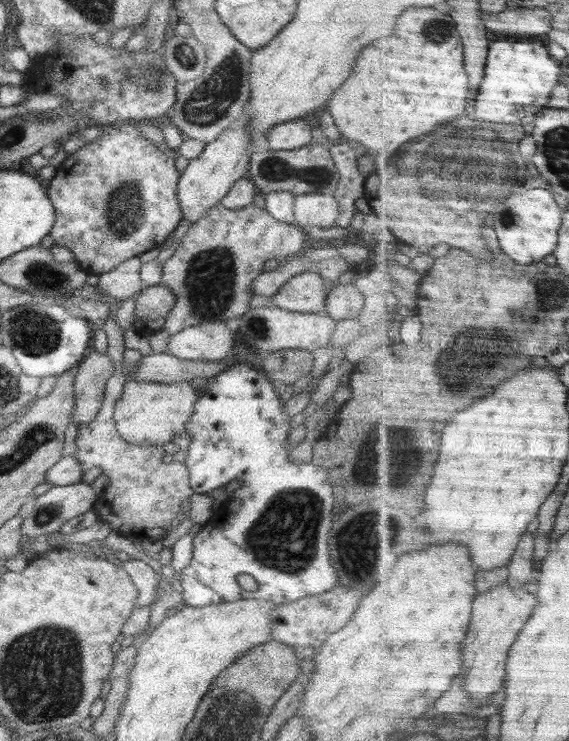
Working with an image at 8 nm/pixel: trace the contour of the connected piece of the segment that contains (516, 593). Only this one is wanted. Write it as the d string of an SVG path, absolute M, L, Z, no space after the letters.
M509 583L492 588L490 592L482 594L480 600L476 600L472 628L468 640L464 640L462 646L464 648L462 676L466 676L466 690L470 688L472 700L476 702L478 708L482 708L482 704L486 704L496 694L496 690L504 686L510 650L514 648L528 621L535 615L538 603L540 603L538 594L530 593L525 586L512 588Z

